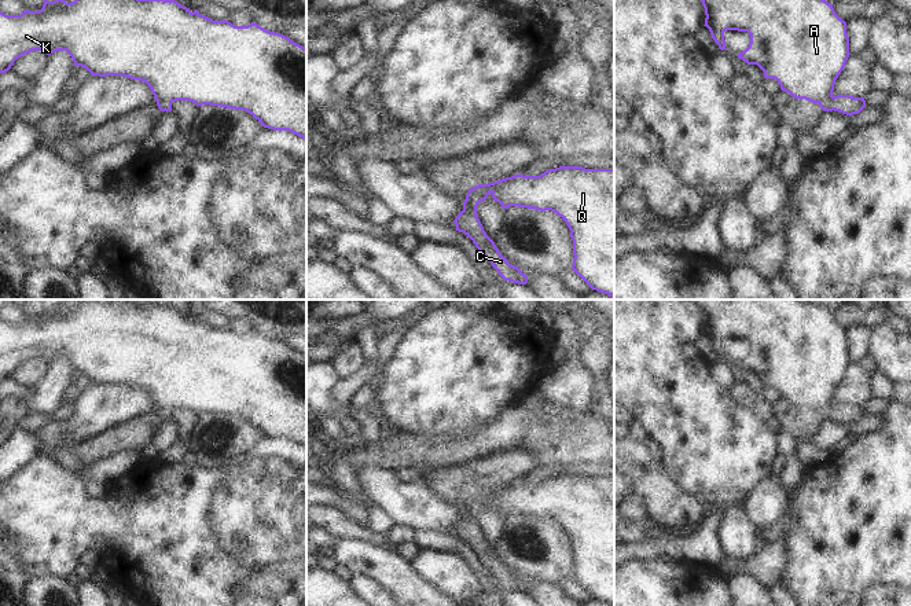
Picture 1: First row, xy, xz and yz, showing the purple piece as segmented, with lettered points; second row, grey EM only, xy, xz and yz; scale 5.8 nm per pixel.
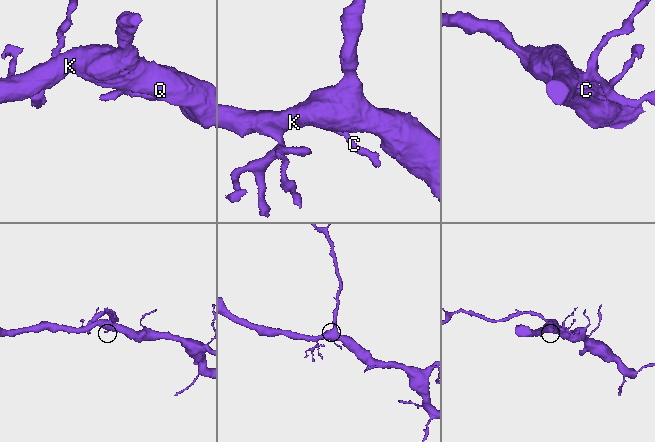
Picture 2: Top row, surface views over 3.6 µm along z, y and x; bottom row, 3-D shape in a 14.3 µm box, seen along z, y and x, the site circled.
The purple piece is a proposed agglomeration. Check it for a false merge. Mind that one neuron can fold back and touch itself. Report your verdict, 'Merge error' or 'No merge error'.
Merge error.

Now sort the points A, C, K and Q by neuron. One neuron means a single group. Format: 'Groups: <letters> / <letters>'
Groups: A K Q / C.

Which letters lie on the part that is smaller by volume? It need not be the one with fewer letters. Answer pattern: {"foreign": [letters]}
{"foreign": ["C"]}

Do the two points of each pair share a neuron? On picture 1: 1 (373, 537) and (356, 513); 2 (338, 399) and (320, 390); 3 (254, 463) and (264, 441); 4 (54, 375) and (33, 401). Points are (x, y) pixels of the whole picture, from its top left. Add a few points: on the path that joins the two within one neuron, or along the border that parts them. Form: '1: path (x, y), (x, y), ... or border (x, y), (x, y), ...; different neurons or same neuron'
1: border (335, 507), (363, 525); different neurons
2: border (340, 378), (331, 388), (331, 408), (334, 411); different neurons
3: path (260, 458), (264, 454), (264, 447); same neuron
4: path (52, 382), (40, 395); same neuron

